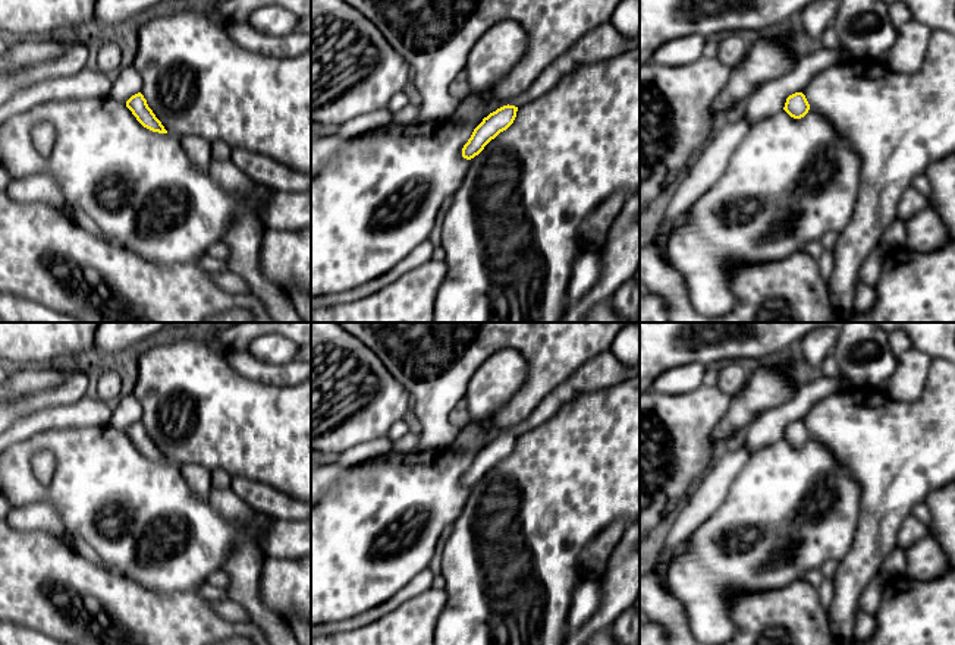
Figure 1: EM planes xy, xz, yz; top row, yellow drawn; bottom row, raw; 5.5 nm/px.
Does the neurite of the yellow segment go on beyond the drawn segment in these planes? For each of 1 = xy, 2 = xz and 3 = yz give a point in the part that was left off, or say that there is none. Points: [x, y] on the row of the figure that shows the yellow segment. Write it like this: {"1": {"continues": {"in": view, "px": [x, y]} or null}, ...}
{"1": {"continues": null}, "2": {"continues": null}, "3": {"continues": null}}

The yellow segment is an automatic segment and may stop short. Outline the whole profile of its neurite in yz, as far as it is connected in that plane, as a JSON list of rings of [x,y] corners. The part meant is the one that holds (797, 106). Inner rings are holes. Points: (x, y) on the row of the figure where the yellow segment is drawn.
[[[795,92],[786,98],[783,110],[791,117],[801,119],[808,113],[810,104],[802,92]]]

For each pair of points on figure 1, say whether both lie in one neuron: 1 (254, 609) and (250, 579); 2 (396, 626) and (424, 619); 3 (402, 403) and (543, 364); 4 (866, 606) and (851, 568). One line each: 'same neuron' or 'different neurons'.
1: same neuron
2: same neuron
3: different neurons
4: different neurons

